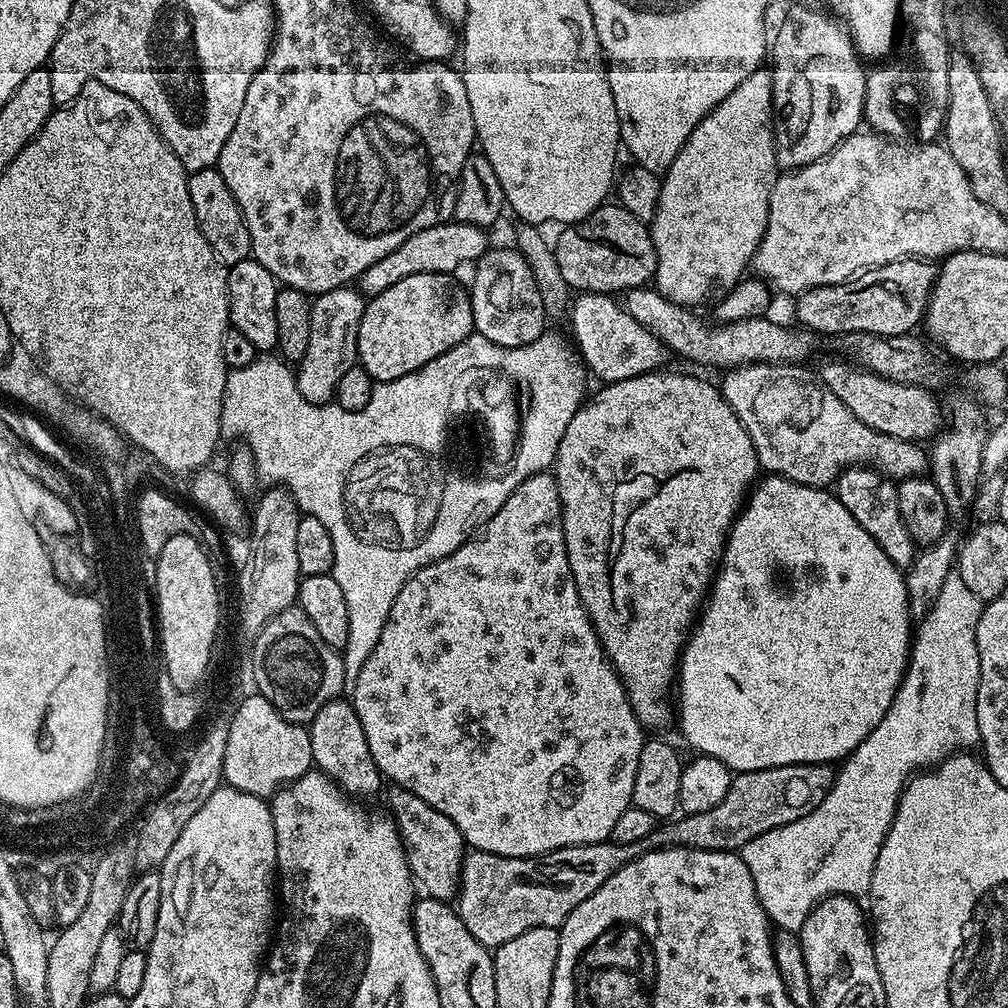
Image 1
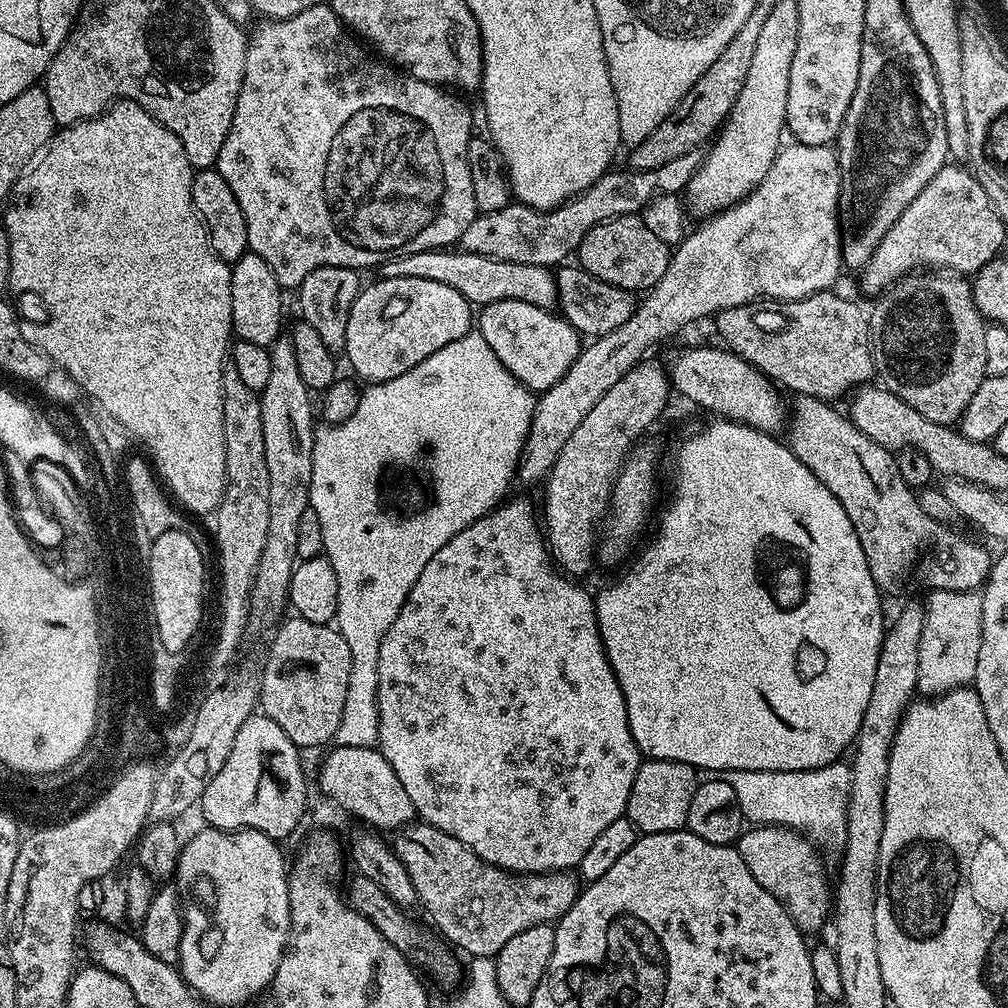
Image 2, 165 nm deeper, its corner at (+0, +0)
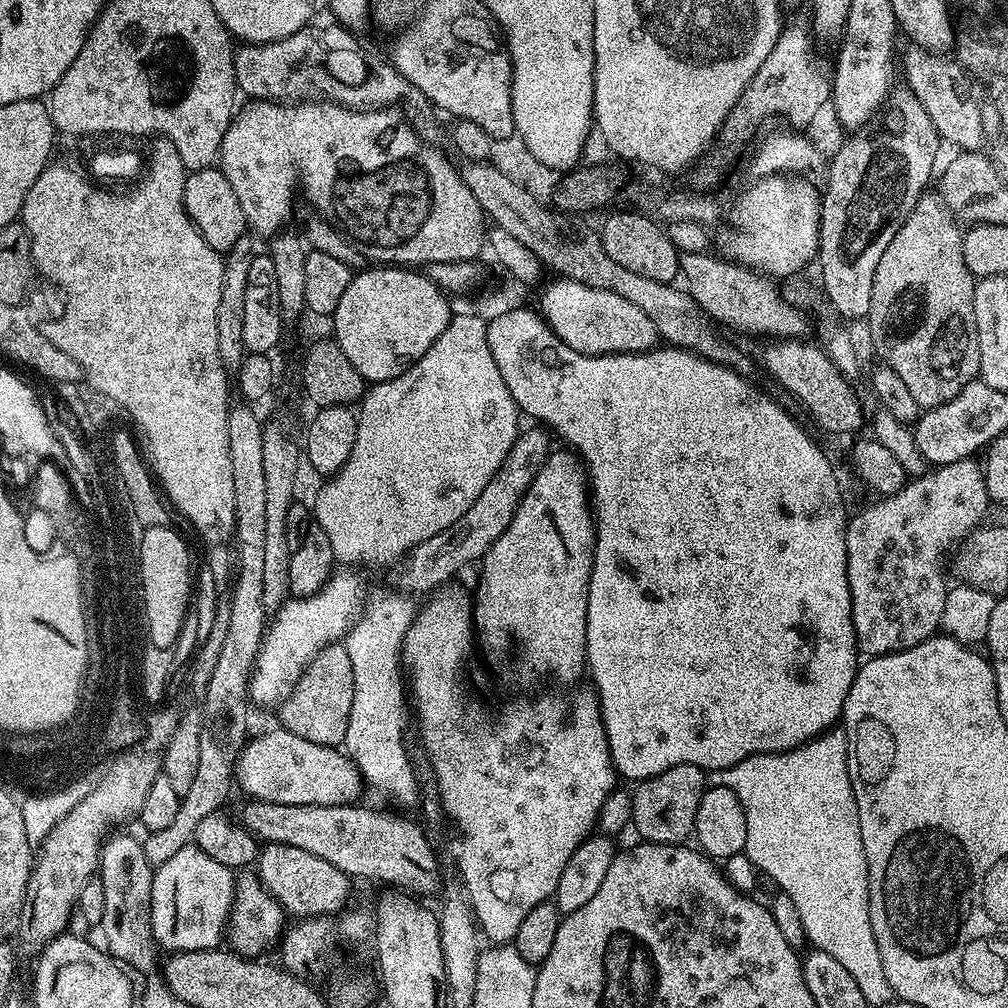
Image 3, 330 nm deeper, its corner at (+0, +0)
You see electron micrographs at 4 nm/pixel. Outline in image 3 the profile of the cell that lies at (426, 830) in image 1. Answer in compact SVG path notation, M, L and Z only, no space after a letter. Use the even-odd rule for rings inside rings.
M273 726L269 732L261 736L253 735L245 743L236 759L234 780L242 791L252 800L261 800L271 804L286 806L338 806L359 801L360 791L365 791L366 785L359 769L351 756L345 754L339 747L327 748L314 742L306 742L306 738L298 738L298 734L290 734L285 728Z

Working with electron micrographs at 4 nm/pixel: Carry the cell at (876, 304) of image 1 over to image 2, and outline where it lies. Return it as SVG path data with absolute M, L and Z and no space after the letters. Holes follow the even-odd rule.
M949 162L925 188L902 210L898 222L886 230L882 242L876 245L870 262L866 262L860 276L860 288L871 298L879 297L904 277L913 275L917 270L947 270L952 274L975 274L1001 255L1000 247L1004 244L1006 222L992 205L991 198L976 181L975 171L969 170L960 162Z

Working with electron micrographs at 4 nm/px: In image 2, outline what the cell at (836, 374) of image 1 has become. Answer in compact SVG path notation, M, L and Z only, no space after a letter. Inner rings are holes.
M832 290L816 292L801 300L757 302L717 312L714 323L720 335L719 343L754 365L781 389L789 388L792 394L816 396L825 402L836 402L844 391L847 393L867 385L871 381L868 379L873 379L874 369L872 333L868 330L869 313L865 309L863 312L854 301L844 296L835 296L834 293Z

